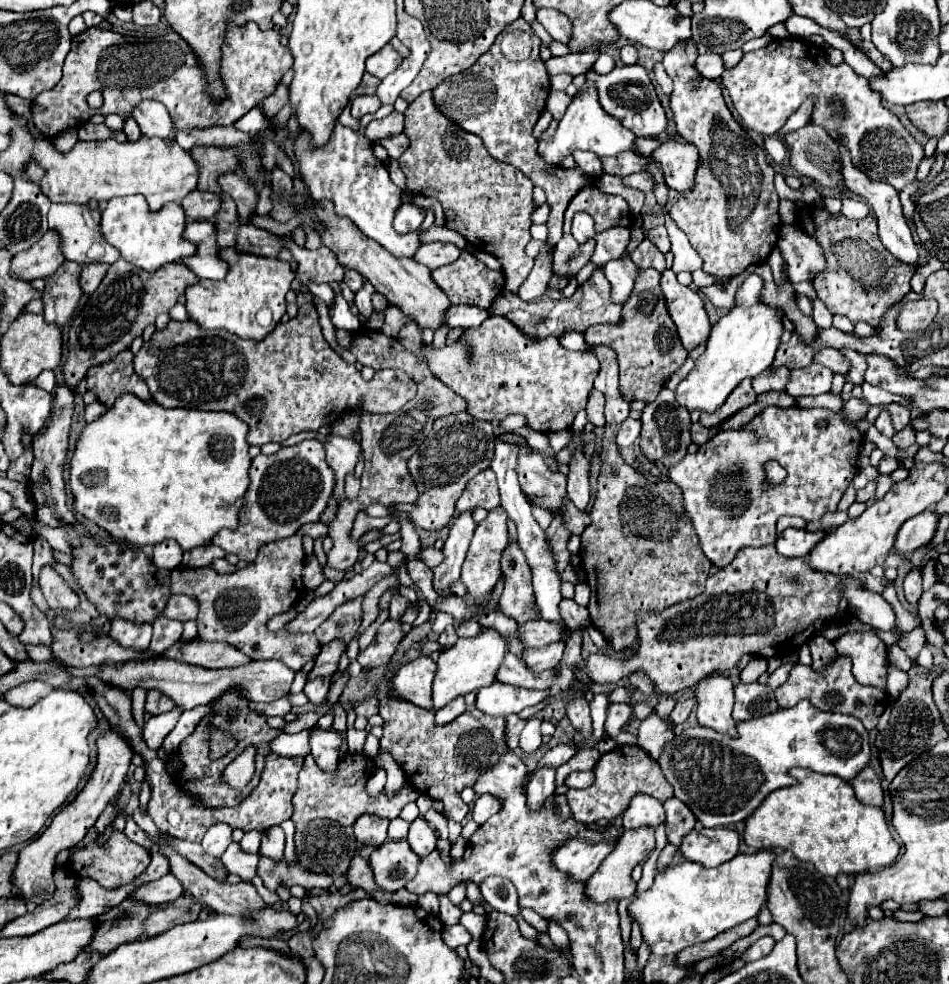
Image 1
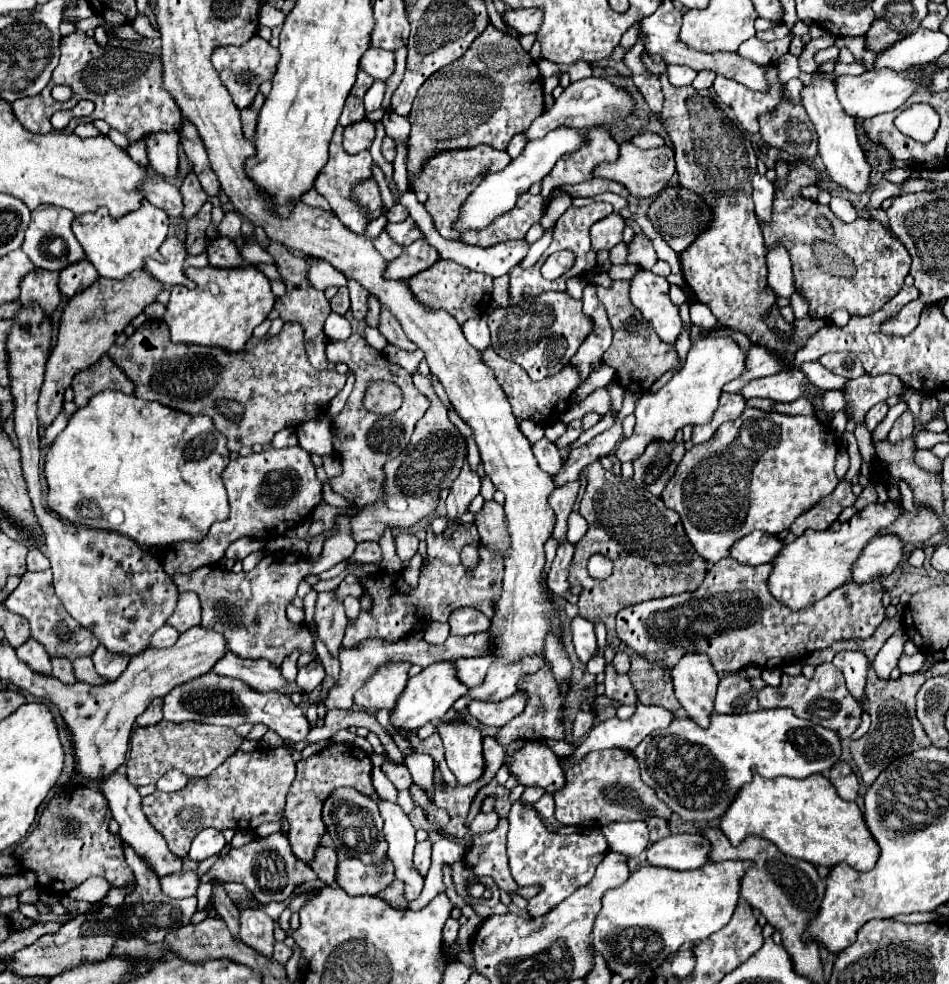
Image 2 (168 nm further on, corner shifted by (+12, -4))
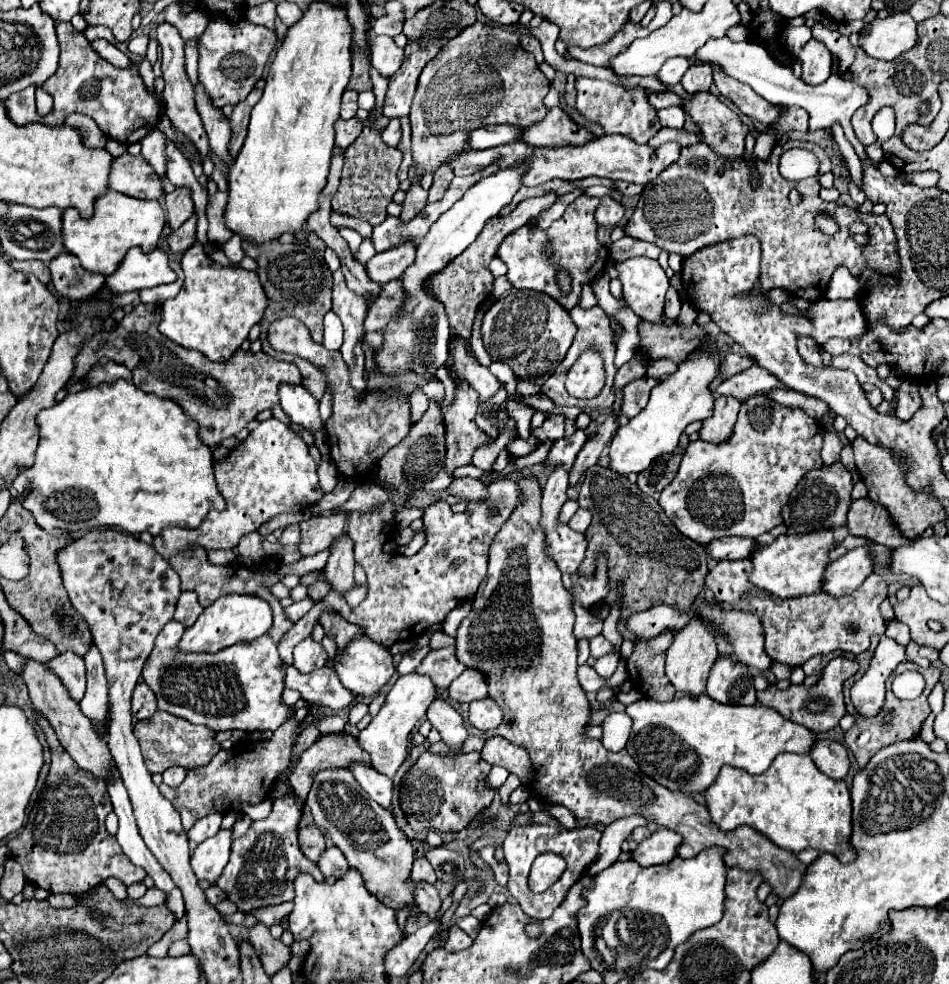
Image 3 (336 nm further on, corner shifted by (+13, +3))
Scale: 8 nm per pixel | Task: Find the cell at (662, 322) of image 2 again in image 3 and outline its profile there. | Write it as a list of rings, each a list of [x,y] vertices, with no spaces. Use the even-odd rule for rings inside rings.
[[[632,257],[628,261],[608,261],[618,269],[618,279],[624,287],[624,301],[644,319],[662,321],[664,295],[668,291],[668,277],[658,261],[648,257]]]

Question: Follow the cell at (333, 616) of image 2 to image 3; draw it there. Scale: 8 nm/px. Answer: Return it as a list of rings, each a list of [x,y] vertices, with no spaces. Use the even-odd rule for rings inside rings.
[[[344,533],[340,539],[334,541],[330,547],[330,557],[328,565],[324,567],[326,579],[330,581],[332,589],[344,593],[354,585],[354,549],[352,549],[352,539]]]

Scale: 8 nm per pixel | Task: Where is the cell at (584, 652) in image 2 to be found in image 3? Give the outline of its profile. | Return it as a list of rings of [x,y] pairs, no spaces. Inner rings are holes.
[[[598,635],[598,637],[590,639],[590,651],[592,651],[592,657],[598,659],[598,657],[604,657],[608,653],[614,653],[614,645],[608,643],[602,635]]]

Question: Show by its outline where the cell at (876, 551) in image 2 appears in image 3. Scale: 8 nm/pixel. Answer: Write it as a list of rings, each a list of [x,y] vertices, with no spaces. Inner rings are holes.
[[[858,547],[836,559],[828,565],[828,573],[824,573],[824,589],[822,593],[842,597],[856,591],[864,579],[872,573],[872,557],[868,547]]]

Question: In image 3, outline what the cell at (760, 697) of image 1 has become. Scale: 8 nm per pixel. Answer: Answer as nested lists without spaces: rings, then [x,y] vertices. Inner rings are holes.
[[[718,657],[710,669],[706,693],[728,705],[756,705],[754,673],[730,657]]]

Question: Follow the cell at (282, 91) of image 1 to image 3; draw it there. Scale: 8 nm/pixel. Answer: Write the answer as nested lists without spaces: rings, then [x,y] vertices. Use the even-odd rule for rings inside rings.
[[[254,89],[244,101],[240,101],[240,105],[234,107],[234,113],[230,117],[230,125],[232,125],[232,137],[230,137],[230,155],[236,157],[244,139],[246,139],[246,129],[248,129],[248,121],[250,121],[250,111],[252,107],[258,103],[258,99],[262,97],[260,89]]]

